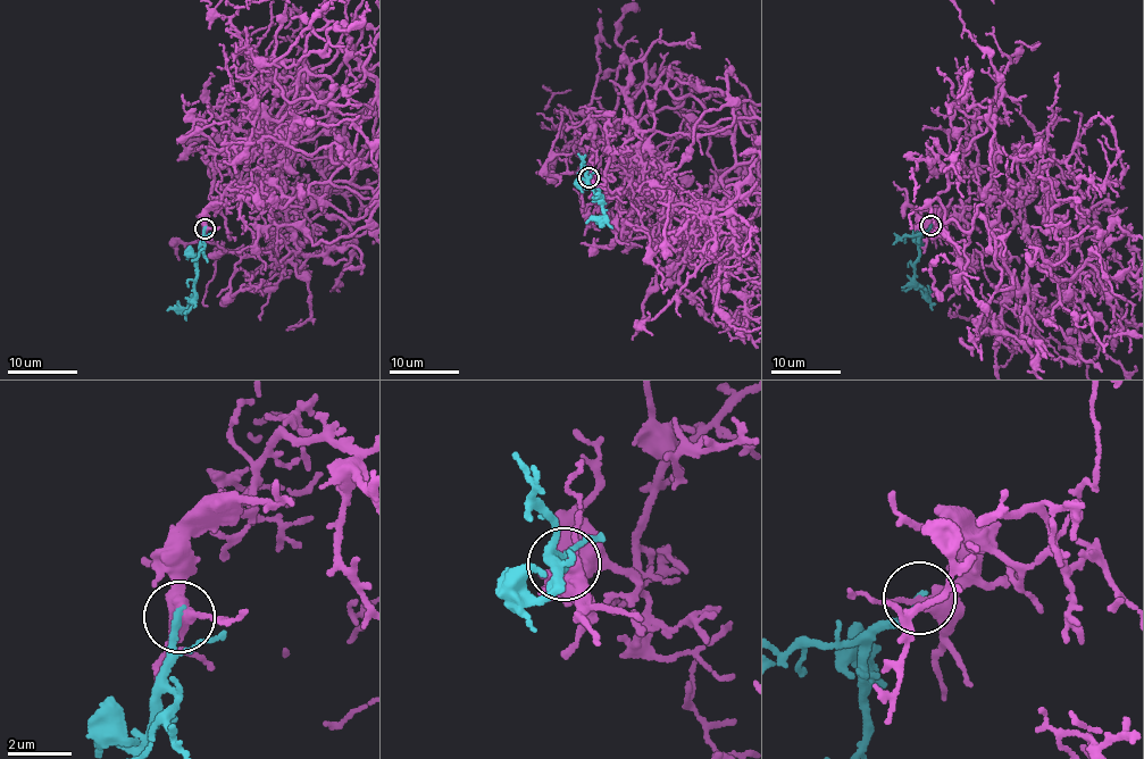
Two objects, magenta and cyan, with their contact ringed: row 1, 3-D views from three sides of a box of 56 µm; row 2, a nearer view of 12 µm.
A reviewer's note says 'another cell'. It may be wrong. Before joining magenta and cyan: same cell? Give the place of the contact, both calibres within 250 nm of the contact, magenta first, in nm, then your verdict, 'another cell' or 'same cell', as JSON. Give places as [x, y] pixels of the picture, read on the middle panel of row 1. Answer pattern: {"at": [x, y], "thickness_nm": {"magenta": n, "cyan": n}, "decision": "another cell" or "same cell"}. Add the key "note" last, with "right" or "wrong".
{"at": [589, 177], "thickness_nm": {"magenta": 320, "cyan": 240}, "decision": "another cell", "note": "right"}

